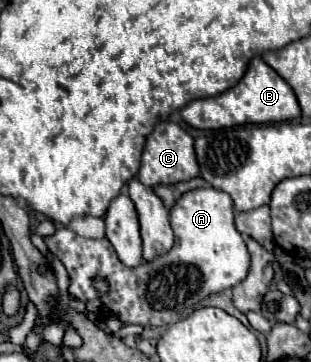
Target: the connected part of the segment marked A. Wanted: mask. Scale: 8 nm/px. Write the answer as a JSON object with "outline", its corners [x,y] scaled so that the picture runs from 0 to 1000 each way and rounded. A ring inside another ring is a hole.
{"outline":[[[643,517],[598,528],[547,577],[547,616],[559,633],[559,682],[444,738],[405,738],[347,660],[277,660],[219,627],[186,627],[141,671],[206,727],[225,754],[225,809],[257,831],[322,820],[334,865],[373,870],[399,898],[547,898],[572,859],[630,843],[675,809],[772,782],[804,738],[804,699],[778,649],[752,622],[752,566],[733,533],[688,517]],[[328,760],[354,782],[354,809],[322,815],[296,793],[296,765]]]}

